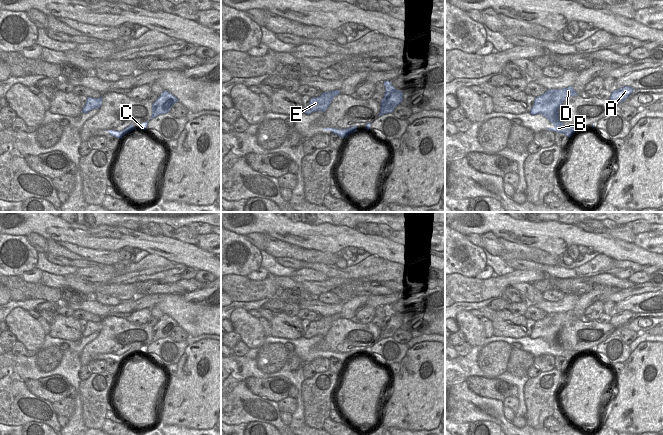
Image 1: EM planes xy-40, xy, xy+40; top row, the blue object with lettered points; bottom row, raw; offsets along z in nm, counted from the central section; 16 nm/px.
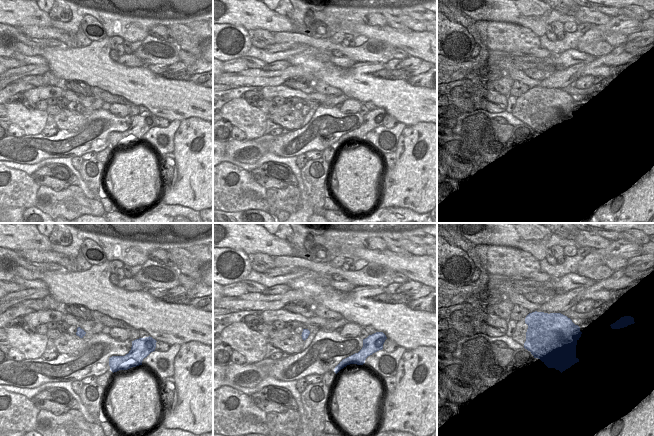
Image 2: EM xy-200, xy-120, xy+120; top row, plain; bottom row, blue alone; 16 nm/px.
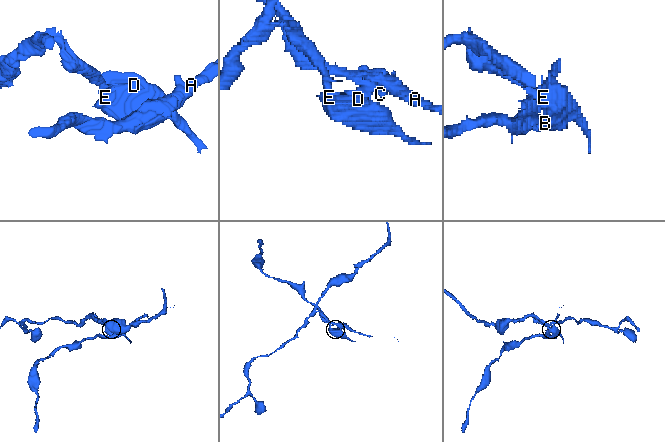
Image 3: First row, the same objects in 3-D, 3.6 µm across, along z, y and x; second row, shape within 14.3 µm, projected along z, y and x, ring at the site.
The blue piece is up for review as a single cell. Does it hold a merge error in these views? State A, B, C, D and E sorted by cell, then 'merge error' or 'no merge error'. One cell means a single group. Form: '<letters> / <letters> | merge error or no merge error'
A C / B D E | merge error

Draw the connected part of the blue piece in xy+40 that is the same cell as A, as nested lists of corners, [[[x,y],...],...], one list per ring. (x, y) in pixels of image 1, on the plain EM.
[[[624,310],[622,312],[619,312],[618,314],[614,314],[611,317],[610,320],[610,324],[614,327],[614,328],[619,328],[624,326],[634,315],[634,313],[632,311],[629,310]]]

